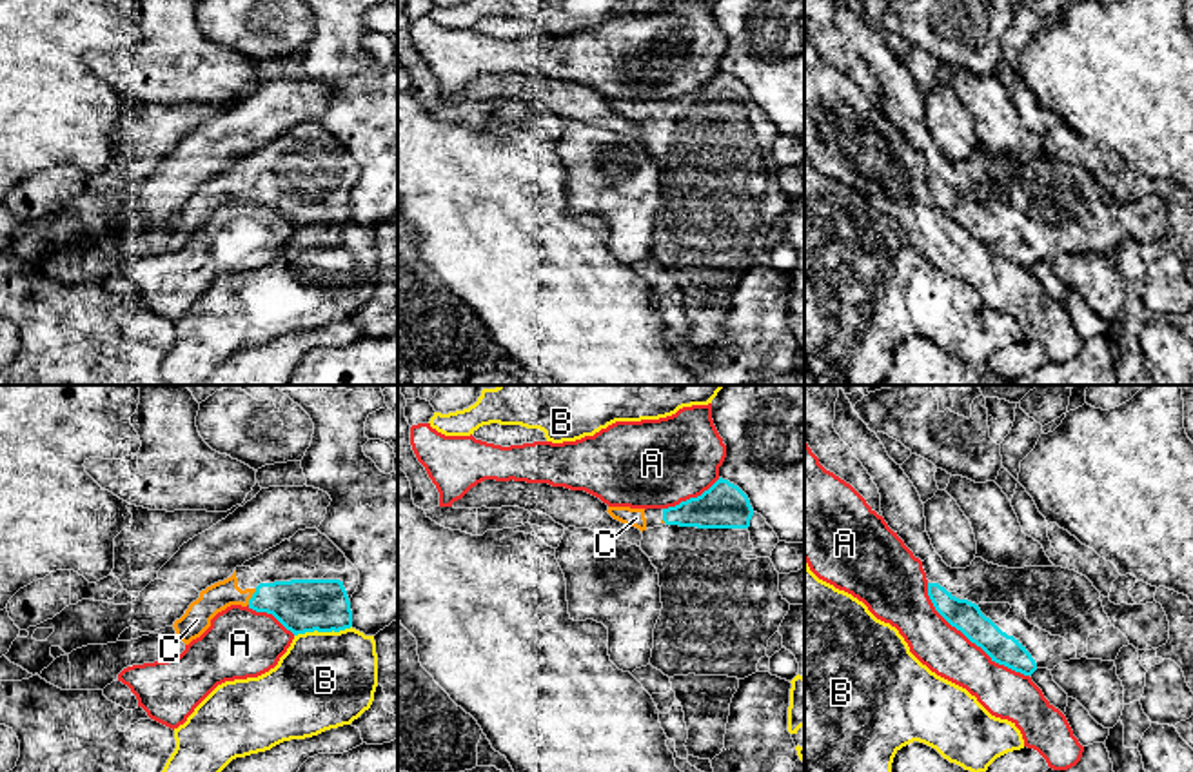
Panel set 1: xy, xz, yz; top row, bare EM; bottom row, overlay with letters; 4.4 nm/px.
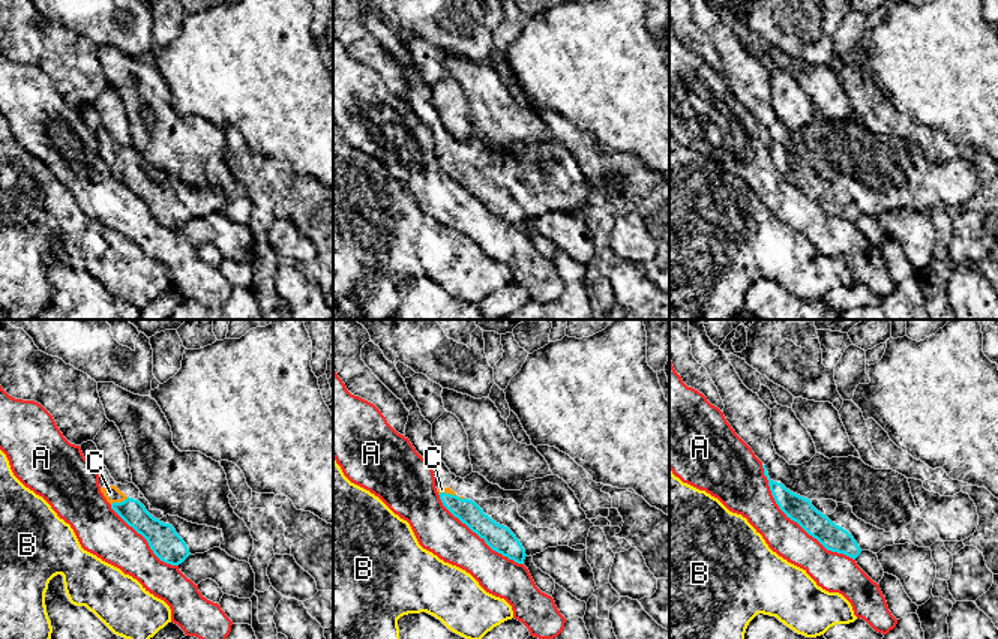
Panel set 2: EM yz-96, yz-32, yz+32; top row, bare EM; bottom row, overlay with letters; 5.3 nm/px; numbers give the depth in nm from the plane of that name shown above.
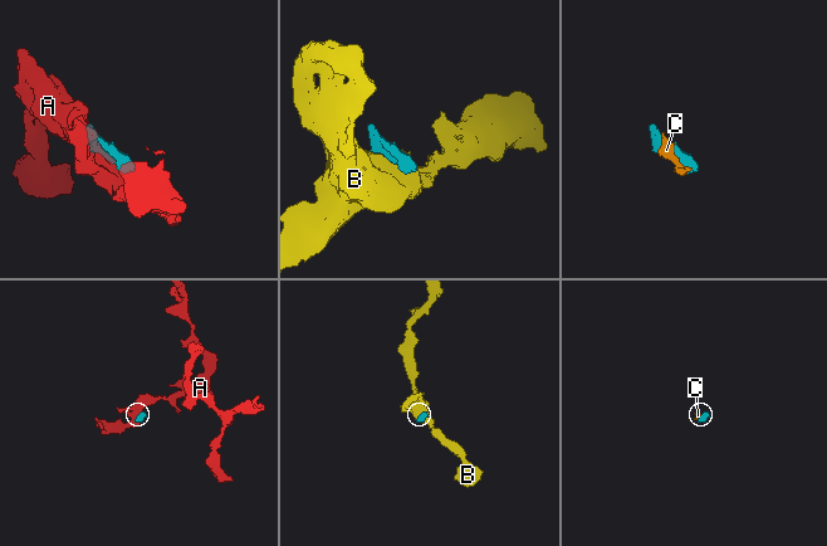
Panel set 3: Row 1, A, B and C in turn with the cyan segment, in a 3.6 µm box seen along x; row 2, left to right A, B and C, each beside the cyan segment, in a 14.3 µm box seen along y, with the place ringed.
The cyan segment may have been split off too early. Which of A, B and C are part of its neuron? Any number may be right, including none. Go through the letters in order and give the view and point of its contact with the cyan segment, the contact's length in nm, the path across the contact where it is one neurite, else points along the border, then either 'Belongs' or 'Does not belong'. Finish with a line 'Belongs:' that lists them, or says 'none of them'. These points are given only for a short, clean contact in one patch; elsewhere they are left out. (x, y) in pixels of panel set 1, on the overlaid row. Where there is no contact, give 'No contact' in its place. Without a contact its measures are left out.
A: Touches cyan at yz (970, 640). Shared border 600 nm. Does not belong
B: Touches cyan at xy (322, 631). Shared border 260 nm. Does not belong
C: Touches cyan at xy (253, 596). Shared border 80 nm. Belongs
Belongs: C

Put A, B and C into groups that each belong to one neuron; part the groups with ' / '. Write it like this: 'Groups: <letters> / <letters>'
Groups: A / B / C

